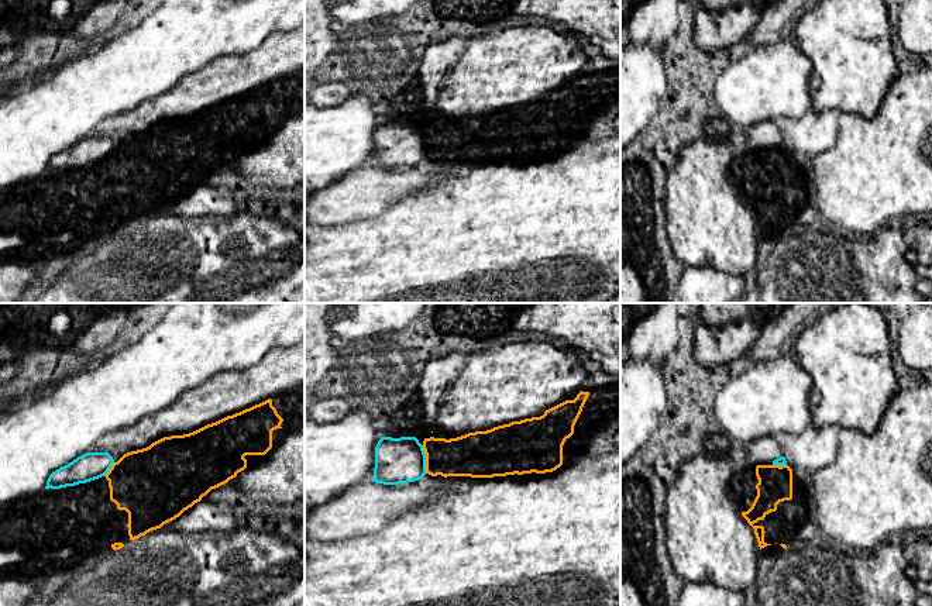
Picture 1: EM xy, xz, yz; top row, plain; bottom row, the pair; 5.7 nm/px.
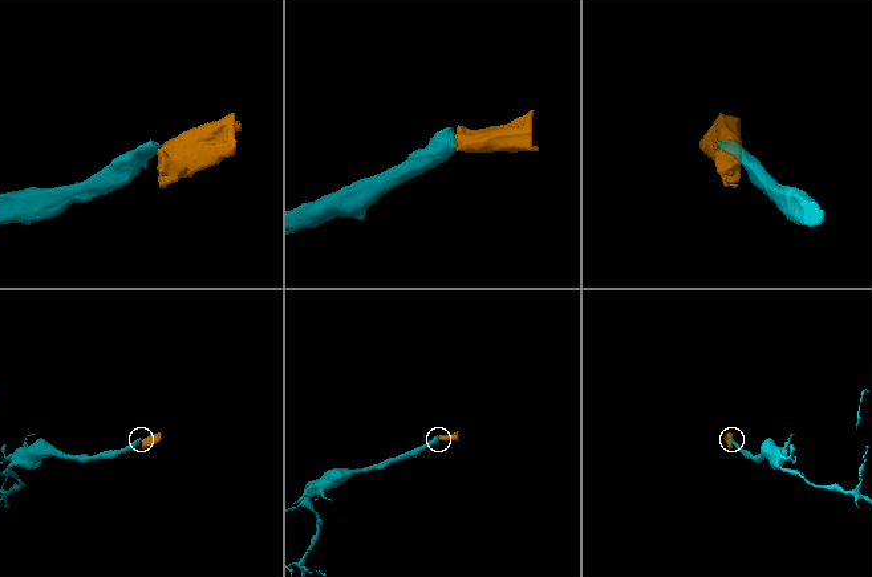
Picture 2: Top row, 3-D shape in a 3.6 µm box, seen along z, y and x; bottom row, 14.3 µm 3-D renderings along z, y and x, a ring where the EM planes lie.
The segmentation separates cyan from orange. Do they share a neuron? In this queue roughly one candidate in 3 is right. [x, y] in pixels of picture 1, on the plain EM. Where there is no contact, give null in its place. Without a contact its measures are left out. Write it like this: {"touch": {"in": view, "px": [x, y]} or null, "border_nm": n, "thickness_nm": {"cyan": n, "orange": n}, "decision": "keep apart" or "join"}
{"touch": {"in": "xz", "px": [425, 144]}, "border_nm": 160, "thickness_nm": {"cyan": 260, "orange": 240}, "decision": "keep apart"}

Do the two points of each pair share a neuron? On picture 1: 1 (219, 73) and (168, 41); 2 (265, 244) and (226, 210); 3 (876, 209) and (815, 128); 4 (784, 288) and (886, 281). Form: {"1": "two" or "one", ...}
{"1": "two", "2": "two", "3": "two", "4": "one"}

